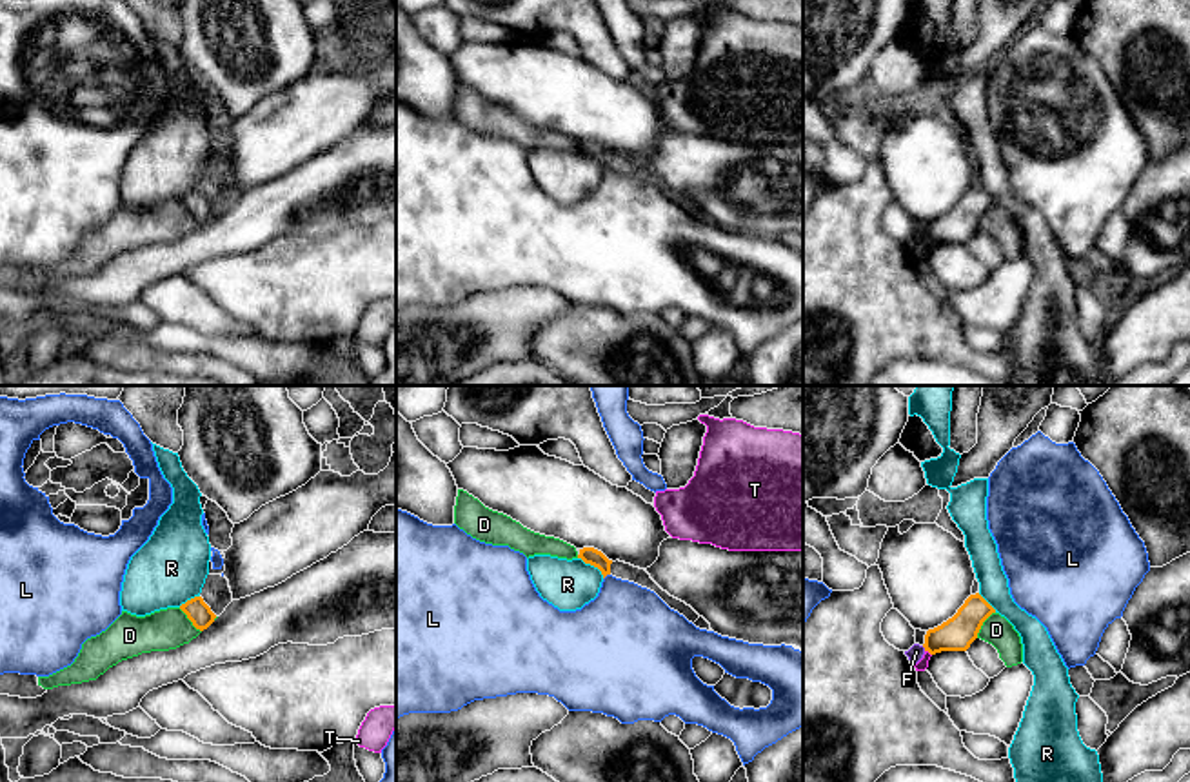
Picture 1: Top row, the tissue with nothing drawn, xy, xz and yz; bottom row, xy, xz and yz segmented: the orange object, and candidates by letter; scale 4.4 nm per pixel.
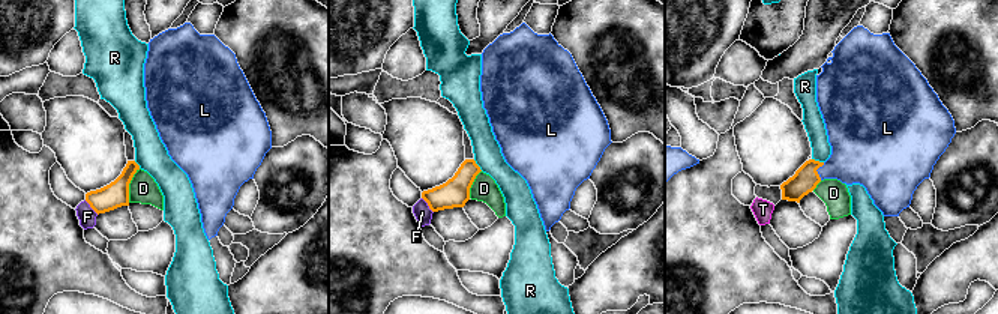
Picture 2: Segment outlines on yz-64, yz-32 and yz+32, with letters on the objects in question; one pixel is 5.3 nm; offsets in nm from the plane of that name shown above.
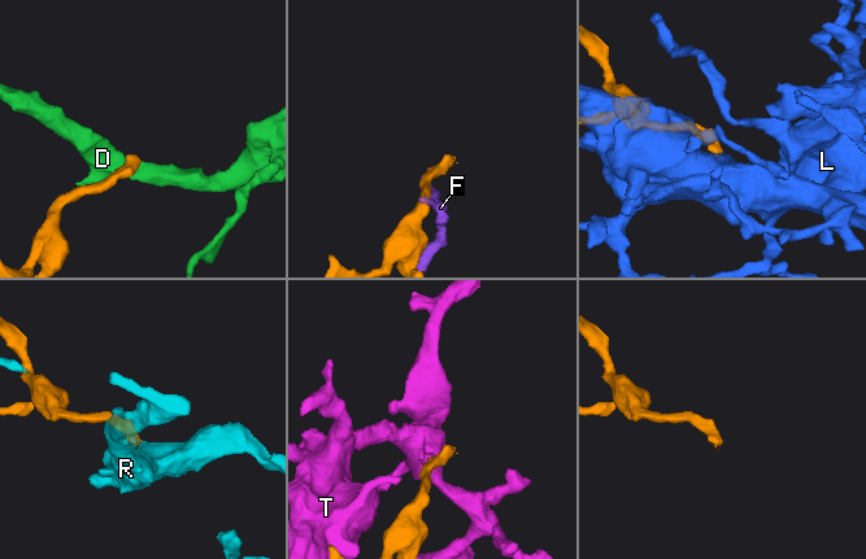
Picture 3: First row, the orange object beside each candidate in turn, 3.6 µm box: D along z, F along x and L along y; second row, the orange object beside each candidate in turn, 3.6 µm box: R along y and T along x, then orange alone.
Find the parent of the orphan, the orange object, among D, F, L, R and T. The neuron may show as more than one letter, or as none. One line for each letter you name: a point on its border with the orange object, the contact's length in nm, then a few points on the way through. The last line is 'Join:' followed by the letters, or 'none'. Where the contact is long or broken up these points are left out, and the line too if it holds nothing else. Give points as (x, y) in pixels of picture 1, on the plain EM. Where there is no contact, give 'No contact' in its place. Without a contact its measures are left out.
L: Touches orange at xz (605, 168). Shared border 40 nm. Path across: xz (589, 148), (605, 168), (624, 204), (625, 220)
Join: L

